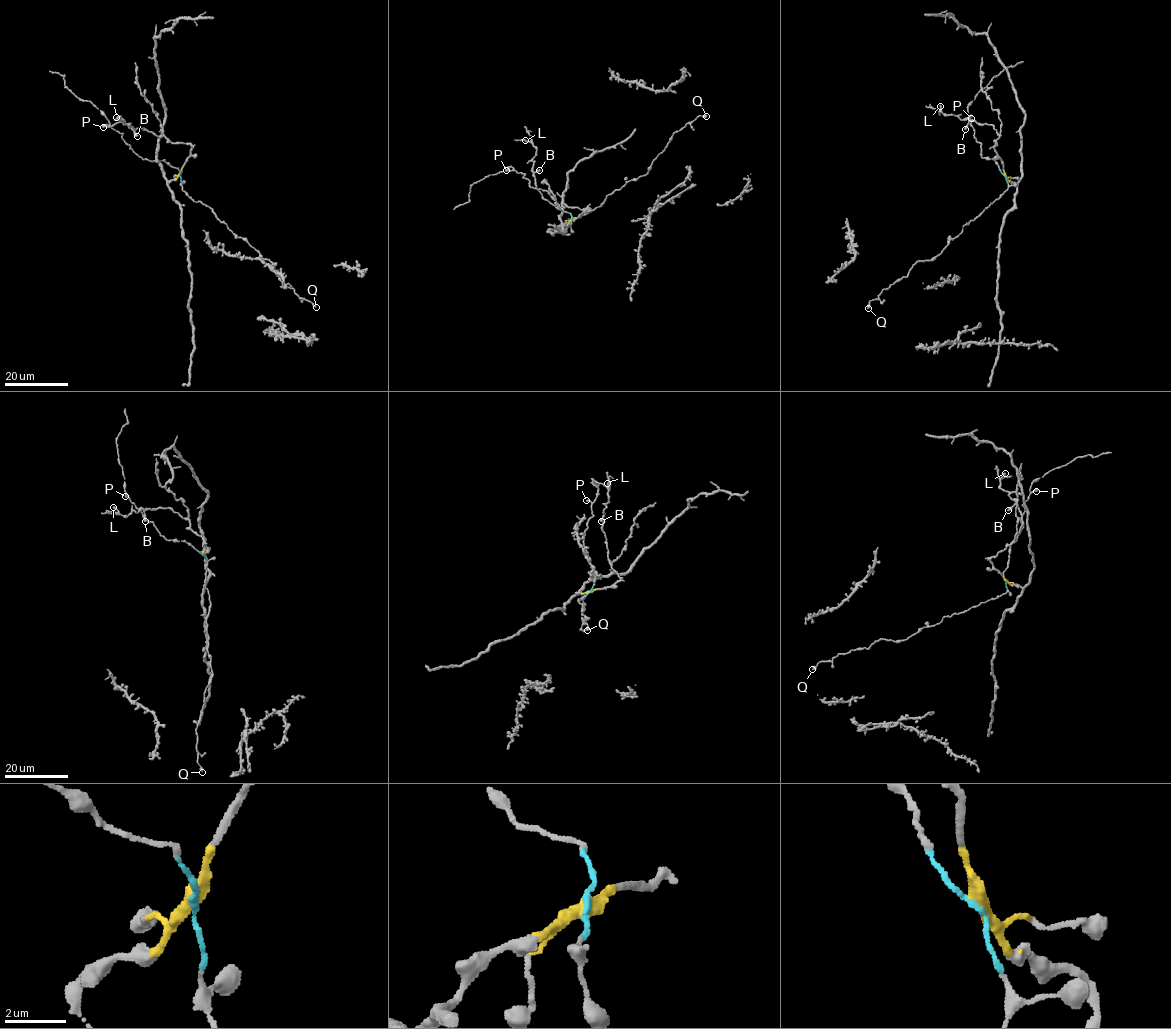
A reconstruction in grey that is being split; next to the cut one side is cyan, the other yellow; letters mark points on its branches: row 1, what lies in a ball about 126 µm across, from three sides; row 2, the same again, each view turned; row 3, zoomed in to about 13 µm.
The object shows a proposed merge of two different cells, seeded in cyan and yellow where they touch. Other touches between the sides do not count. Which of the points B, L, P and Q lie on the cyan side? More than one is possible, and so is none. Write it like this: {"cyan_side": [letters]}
{"cyan_side": ["P", "Q"]}

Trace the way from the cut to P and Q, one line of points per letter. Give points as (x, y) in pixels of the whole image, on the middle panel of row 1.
P: (571, 219), (569, 213), (546, 191), (530, 187), (524, 174), (506, 170)
Q: (571, 219), (569, 224), (599, 206), (629, 181), (645, 174), (675, 131), (707, 115)

